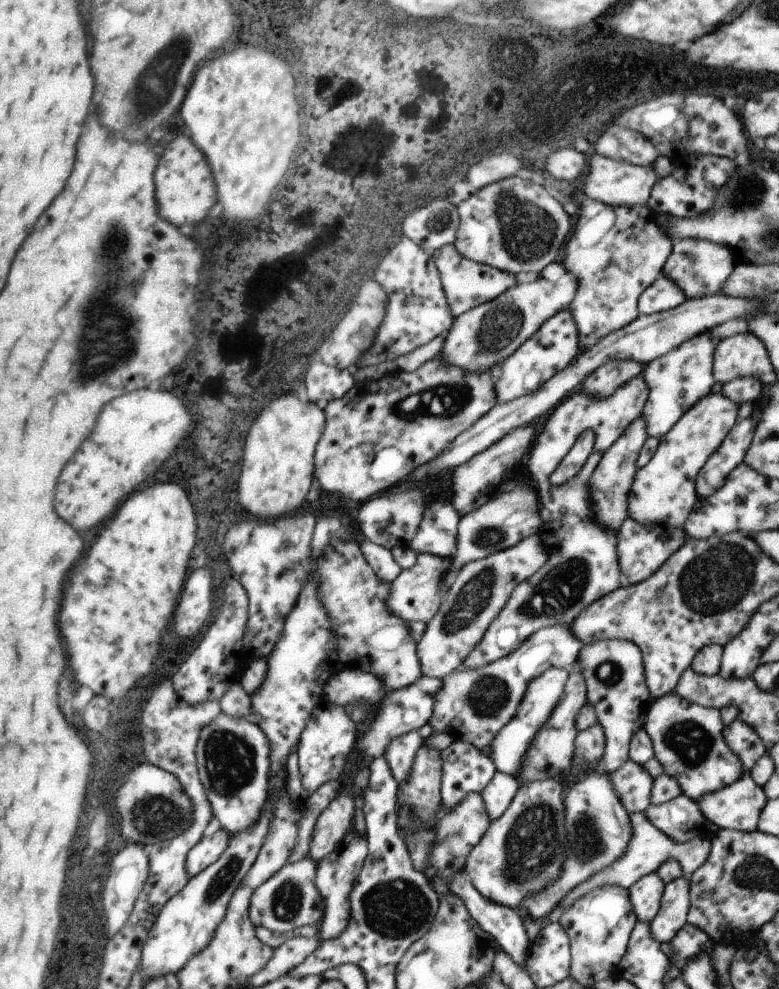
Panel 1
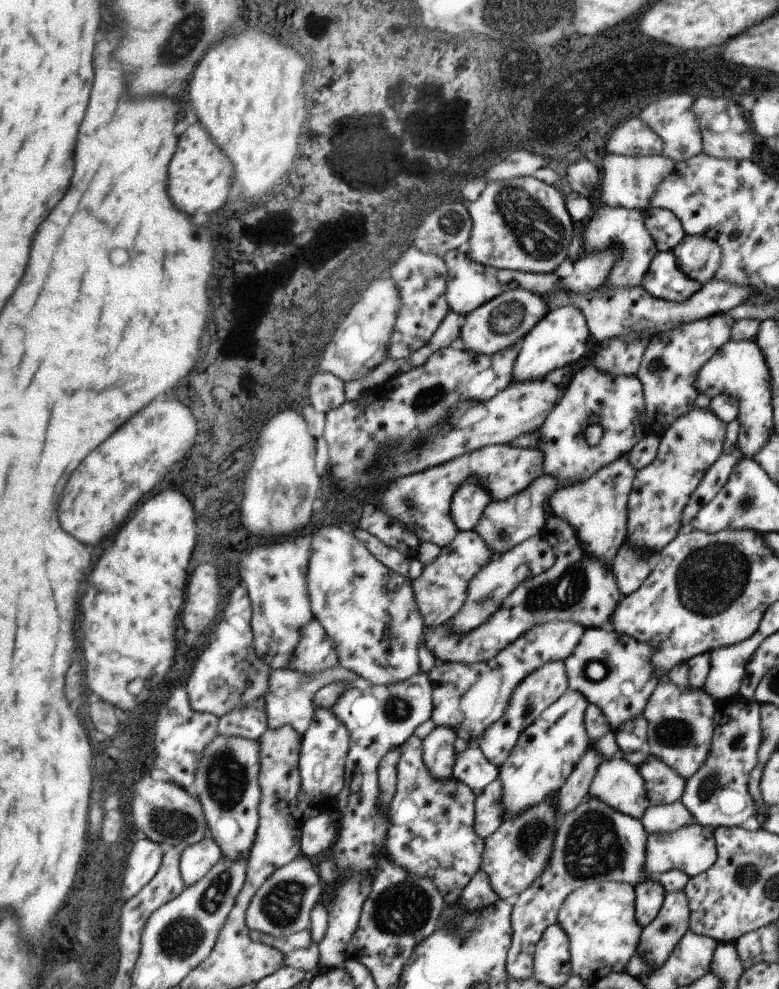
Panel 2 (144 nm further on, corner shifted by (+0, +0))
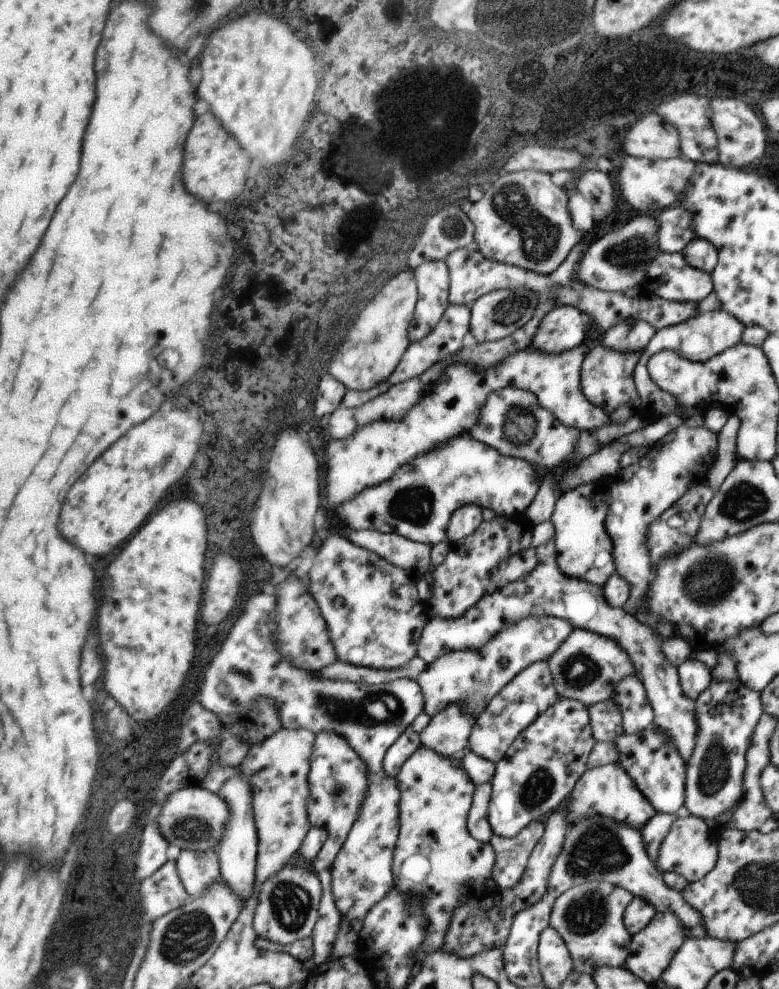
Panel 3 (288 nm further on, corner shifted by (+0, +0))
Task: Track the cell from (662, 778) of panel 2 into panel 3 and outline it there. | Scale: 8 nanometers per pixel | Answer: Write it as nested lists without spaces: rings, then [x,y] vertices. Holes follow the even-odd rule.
[[[647,728],[637,734],[621,734],[615,740],[617,744],[617,764],[633,780],[637,792],[651,804],[659,814],[681,814],[685,804],[685,784],[687,784],[687,764],[683,756],[675,750],[673,742],[659,730]]]

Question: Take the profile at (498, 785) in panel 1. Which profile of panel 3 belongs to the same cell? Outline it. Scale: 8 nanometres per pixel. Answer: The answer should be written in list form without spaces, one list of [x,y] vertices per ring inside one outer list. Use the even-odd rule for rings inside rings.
[[[479,784],[473,792],[473,802],[467,814],[467,832],[473,840],[489,844],[493,830],[487,822],[489,818],[489,800],[491,800],[491,784]]]

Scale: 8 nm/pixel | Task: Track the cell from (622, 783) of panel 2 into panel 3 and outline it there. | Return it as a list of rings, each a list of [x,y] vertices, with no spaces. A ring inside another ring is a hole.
[[[607,764],[607,766],[587,770],[577,780],[577,784],[573,786],[573,790],[569,794],[569,804],[567,804],[567,814],[565,814],[567,824],[571,826],[571,822],[575,824],[575,822],[587,818],[589,814],[601,814],[601,816],[607,816],[607,818],[611,818],[615,822],[631,826],[635,830],[643,830],[645,822],[655,814],[655,810],[637,792],[633,780],[627,776],[625,770],[621,770],[619,764]]]

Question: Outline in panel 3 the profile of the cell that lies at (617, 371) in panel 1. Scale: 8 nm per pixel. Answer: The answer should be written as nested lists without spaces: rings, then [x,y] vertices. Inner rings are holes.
[[[623,320],[623,322],[617,322],[617,326],[613,324],[605,332],[601,346],[615,350],[615,352],[621,352],[621,354],[627,354],[627,352],[639,354],[649,344],[653,334],[655,334],[655,330],[643,320],[633,320],[633,322]]]

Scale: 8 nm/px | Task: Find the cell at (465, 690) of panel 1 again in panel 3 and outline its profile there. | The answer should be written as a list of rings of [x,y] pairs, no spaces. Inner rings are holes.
[[[527,616],[523,620],[507,624],[503,632],[497,632],[491,642],[483,644],[483,652],[477,650],[459,650],[447,652],[439,660],[427,664],[427,668],[415,678],[423,688],[425,714],[435,716],[445,710],[449,704],[459,704],[463,712],[479,718],[485,708],[489,708],[491,698],[507,686],[519,672],[525,672],[535,662],[547,662],[555,652],[567,642],[575,628],[571,622],[551,616]]]

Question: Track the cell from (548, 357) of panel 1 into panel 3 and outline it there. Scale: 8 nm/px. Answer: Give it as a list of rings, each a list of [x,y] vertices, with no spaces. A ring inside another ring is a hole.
[[[559,306],[539,320],[539,326],[531,338],[531,348],[543,354],[561,354],[585,342],[587,320],[573,306]]]

